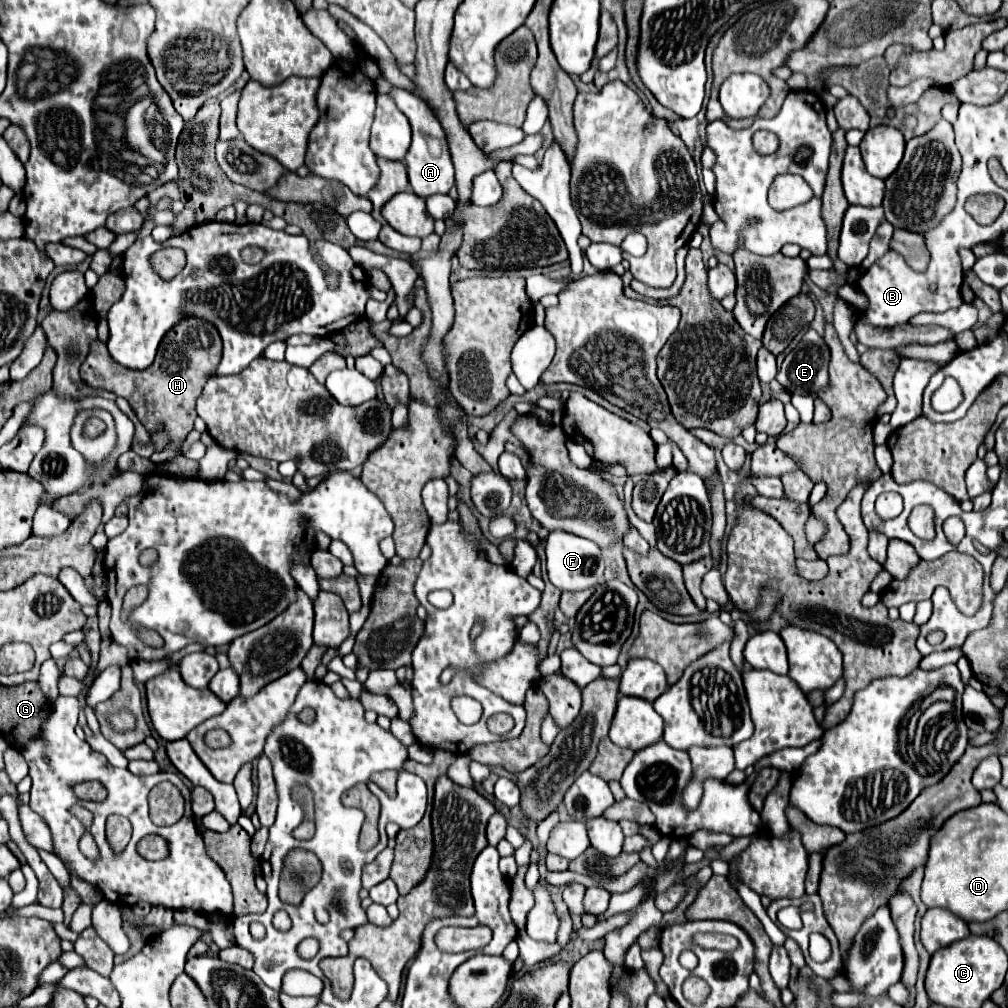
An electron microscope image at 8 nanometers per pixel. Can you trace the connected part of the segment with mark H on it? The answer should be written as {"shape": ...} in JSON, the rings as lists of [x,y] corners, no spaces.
{"shape":[[[187,316],[165,334],[165,340],[161,340],[159,344],[155,362],[145,370],[129,370],[117,364],[109,356],[107,346],[101,340],[95,340],[91,344],[91,352],[85,364],[81,366],[81,378],[93,388],[111,390],[117,396],[123,396],[135,410],[141,424],[151,434],[157,432],[157,424],[163,422],[169,440],[181,446],[185,436],[193,430],[193,422],[197,418],[195,400],[201,394],[207,376],[213,372],[219,360],[221,360],[221,336],[217,328],[207,320]]]}

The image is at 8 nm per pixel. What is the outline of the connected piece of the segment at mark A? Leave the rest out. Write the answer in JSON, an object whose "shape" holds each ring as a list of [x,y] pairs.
{"shape":[[[395,88],[391,92],[391,96],[393,96],[397,108],[407,116],[411,130],[413,130],[413,142],[405,156],[405,166],[407,166],[409,184],[411,184],[413,192],[421,198],[429,198],[433,194],[447,194],[455,186],[455,172],[453,172],[453,162],[449,156],[447,142],[445,142],[445,132],[443,132],[439,120],[433,116],[429,106],[415,94]]]}

